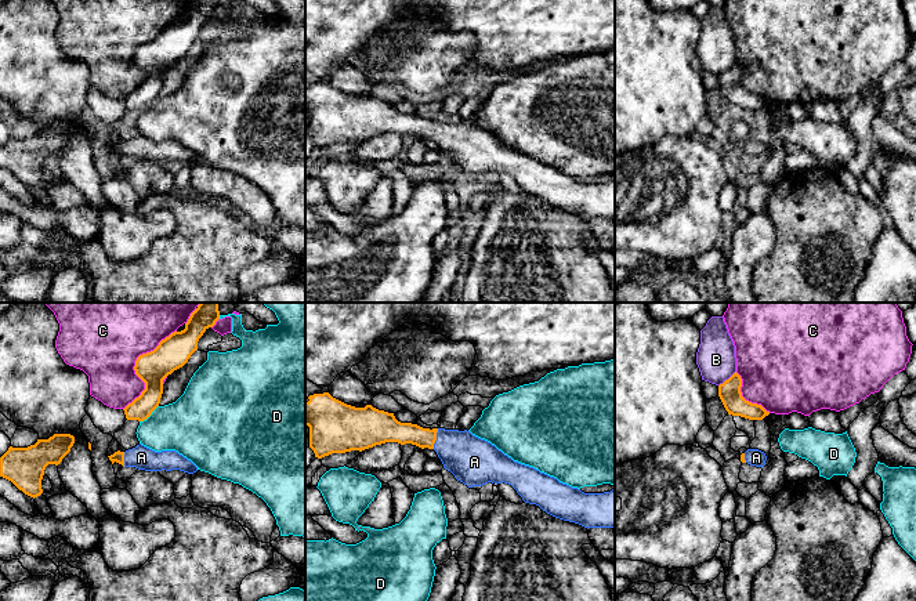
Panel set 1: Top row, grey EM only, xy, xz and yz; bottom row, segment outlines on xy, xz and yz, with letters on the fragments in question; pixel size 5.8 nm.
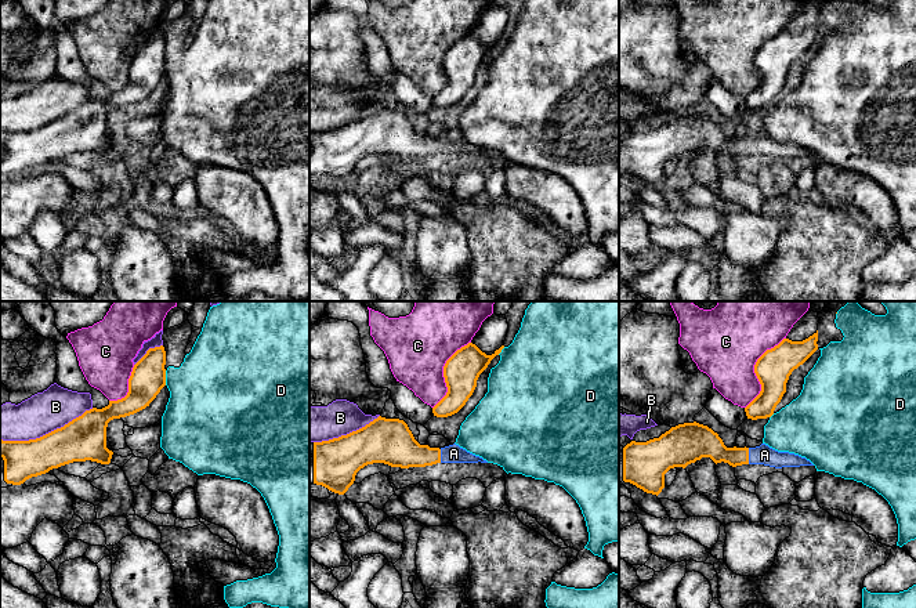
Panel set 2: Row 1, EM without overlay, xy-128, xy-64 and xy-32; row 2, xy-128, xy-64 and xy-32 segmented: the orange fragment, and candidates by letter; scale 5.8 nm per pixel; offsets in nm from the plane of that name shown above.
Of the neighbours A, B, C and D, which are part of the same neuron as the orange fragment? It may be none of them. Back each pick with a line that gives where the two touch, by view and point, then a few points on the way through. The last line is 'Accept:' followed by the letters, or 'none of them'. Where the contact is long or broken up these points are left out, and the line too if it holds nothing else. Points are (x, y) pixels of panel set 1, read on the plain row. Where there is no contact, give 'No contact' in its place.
A: Touches orange at xz (435, 129). Path across: xz (394, 122), (435, 129), (449, 134), (471, 151)
Accept: A

